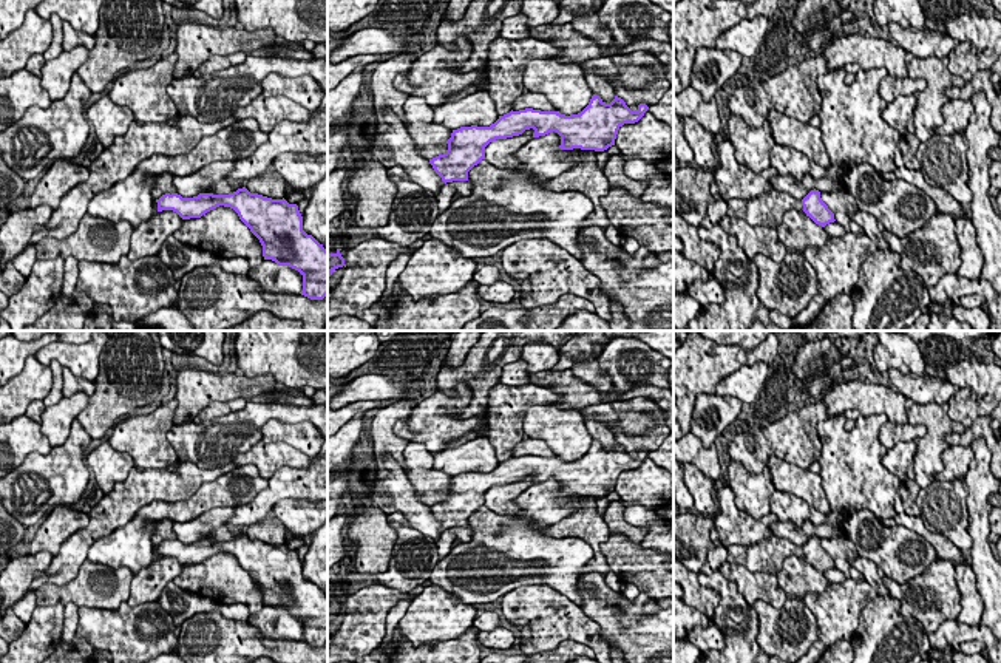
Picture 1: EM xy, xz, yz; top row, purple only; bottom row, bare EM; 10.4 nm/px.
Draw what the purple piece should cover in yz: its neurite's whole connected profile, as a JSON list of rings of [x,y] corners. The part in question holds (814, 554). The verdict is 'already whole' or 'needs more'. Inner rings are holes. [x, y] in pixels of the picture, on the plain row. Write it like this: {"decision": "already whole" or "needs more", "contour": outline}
{"decision": "already whole", "contour": [[[811,536],[802,546],[803,558],[809,563],[816,570],[825,573],[830,569],[834,569],[834,559],[828,555],[828,552],[822,547],[819,536]]]}

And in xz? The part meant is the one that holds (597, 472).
{"decision": "already whole", "contour": [[[596,440],[581,459],[570,462],[533,454],[511,456],[490,473],[471,471],[453,476],[446,487],[448,496],[429,505],[429,510],[445,530],[468,527],[468,518],[485,505],[485,493],[490,488],[519,482],[530,474],[534,476],[533,484],[556,478],[561,482],[561,496],[604,498],[615,491],[618,476],[624,470],[638,468],[647,456],[646,450],[640,450],[638,456],[632,457],[618,442],[606,450]]]}

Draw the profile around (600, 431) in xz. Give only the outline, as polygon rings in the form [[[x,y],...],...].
[[[589,417],[585,419],[585,427],[592,436],[592,440],[599,442],[602,448],[610,450],[615,445],[615,433],[609,422],[599,422]]]

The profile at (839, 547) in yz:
[[[847,536],[820,538],[822,547],[834,559],[836,569],[847,572],[850,561],[856,558],[856,549]]]

